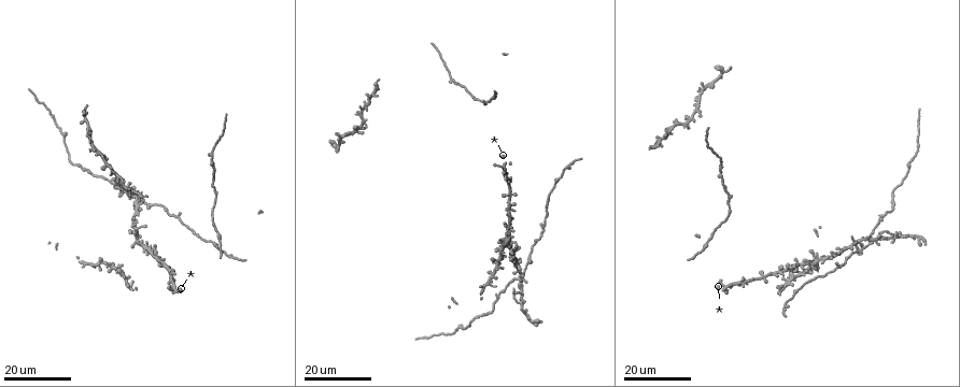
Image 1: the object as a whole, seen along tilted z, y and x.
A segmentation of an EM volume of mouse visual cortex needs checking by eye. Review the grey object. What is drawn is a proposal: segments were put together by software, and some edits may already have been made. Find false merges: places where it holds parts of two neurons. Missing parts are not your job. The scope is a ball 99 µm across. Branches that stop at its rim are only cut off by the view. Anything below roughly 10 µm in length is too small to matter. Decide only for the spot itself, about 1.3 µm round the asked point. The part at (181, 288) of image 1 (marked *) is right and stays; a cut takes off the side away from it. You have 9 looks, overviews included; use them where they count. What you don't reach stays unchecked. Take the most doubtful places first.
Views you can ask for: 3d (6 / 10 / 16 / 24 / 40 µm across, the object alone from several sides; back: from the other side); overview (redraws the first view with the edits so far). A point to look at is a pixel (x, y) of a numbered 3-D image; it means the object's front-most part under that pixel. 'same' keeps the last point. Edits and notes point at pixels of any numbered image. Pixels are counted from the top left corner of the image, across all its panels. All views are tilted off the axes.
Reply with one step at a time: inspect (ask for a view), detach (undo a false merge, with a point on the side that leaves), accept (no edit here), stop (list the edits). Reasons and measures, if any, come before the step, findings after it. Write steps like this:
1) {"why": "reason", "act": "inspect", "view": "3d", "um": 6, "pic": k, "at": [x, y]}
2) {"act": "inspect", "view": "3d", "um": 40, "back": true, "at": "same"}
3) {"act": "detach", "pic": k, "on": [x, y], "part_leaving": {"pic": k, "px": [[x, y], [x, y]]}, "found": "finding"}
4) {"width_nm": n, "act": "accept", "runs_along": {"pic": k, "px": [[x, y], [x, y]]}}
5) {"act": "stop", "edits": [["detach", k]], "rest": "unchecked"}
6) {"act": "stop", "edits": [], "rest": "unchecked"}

{"why": "four arms meet", "act": "inspect", "view": "3d", "um": 24, "pic": 1, "at": [521, 276]}

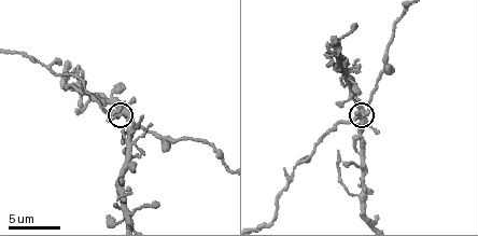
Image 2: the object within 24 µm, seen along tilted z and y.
{"why": "closer look", "act": "inspect", "view": "3d", "um": 10, "pic": 2, "at": [360, 116]}

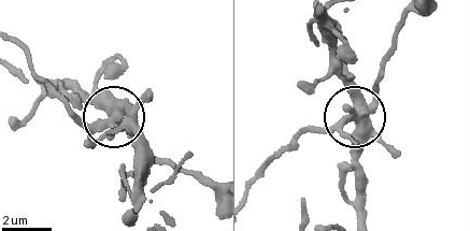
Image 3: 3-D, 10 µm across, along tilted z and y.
{"act": "accept", "found": "all the same neuron"}

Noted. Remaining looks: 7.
{"why": "looks like a crossing", "act": "inspect", "view": "3d", "um": 24, "pic": 1, "at": [138, 240]}

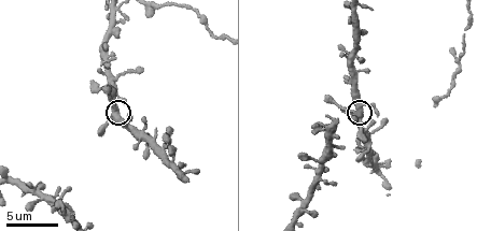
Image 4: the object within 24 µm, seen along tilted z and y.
{"act": "inspect", "view": "3d", "um": 10, "pic": 4, "at": [113, 110]}

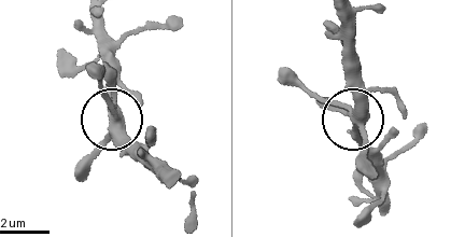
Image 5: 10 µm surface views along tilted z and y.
{"arms": 5, "act": "accept", "runs_along": {"pic": 5, "px": [[172, 175], [115, 125], [112, 137], [79, 161]]}, "found": "continuous, no second neuron"}

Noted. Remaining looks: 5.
{"why": "three-way junction", "act": "inspect", "view": "3d", "um": 16, "pic": 1, "at": [797, 275]}

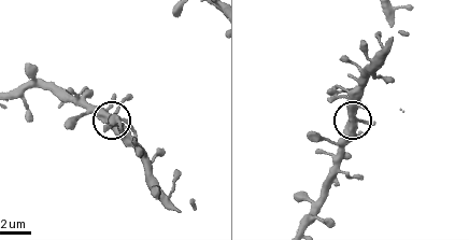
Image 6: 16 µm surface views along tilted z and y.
{"act": "inspect", "view": "3d", "um": 10, "pic": 6, "at": [115, 112]}

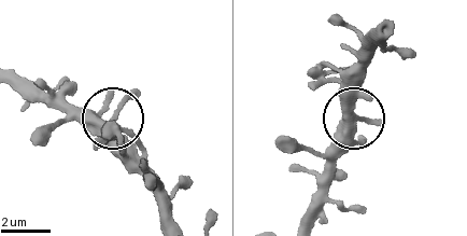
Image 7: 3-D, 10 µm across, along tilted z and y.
{"width_nm": 300, "act": "accept", "found": "all the same neuron"}

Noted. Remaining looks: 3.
{"why": "calibre changes", "act": "inspect", "view": "3d", "um": 10, "pic": 4, "at": [142, 137]}

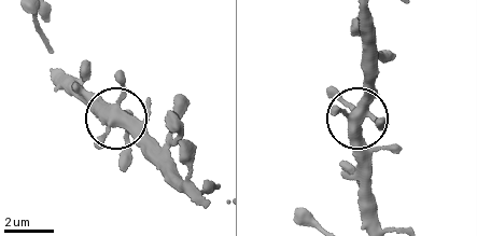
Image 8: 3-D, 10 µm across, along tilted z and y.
{"width_nm": 440, "act": "accept", "runs_along": {"pic": 8, "px": [[193, 196], [145, 161], [126, 129], [81, 95]]}, "found": "all the same neuron"}

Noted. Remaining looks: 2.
{"act": "stop", "edits": [], "rest": "unchecked"}

